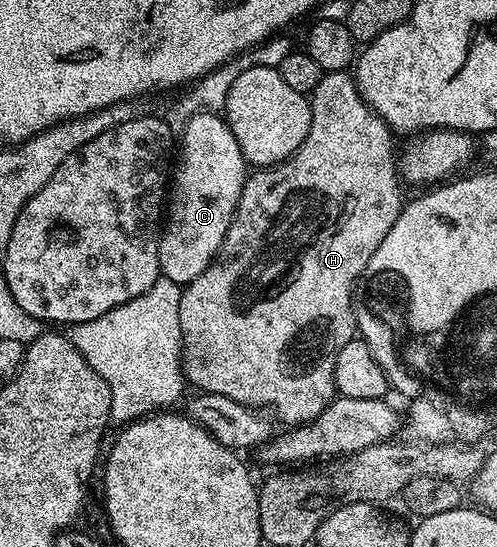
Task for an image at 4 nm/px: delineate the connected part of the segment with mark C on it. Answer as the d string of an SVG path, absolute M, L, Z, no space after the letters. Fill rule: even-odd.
M202 113L188 121L179 144L167 221L160 231L157 247L162 277L186 286L211 265L221 250L242 194L247 163L234 132L218 113Z

